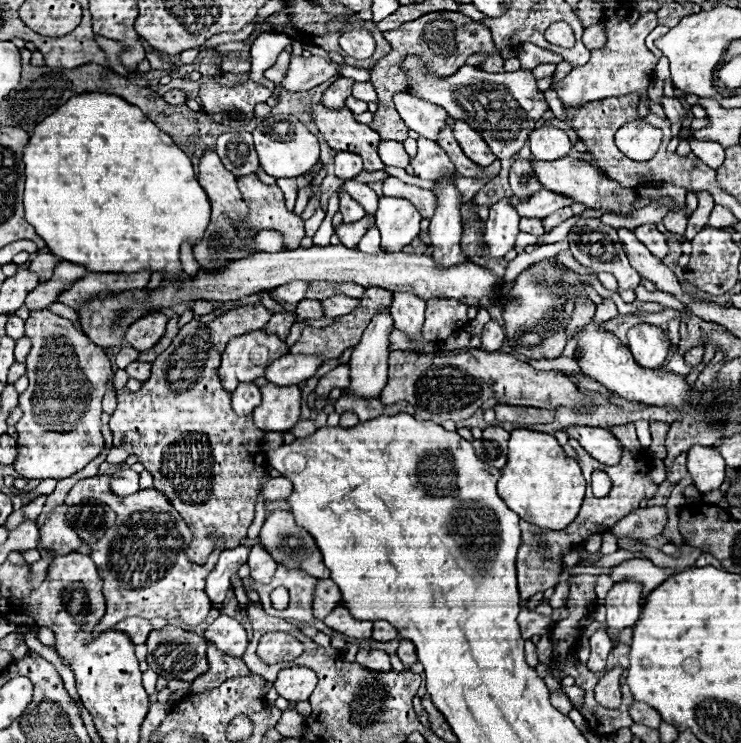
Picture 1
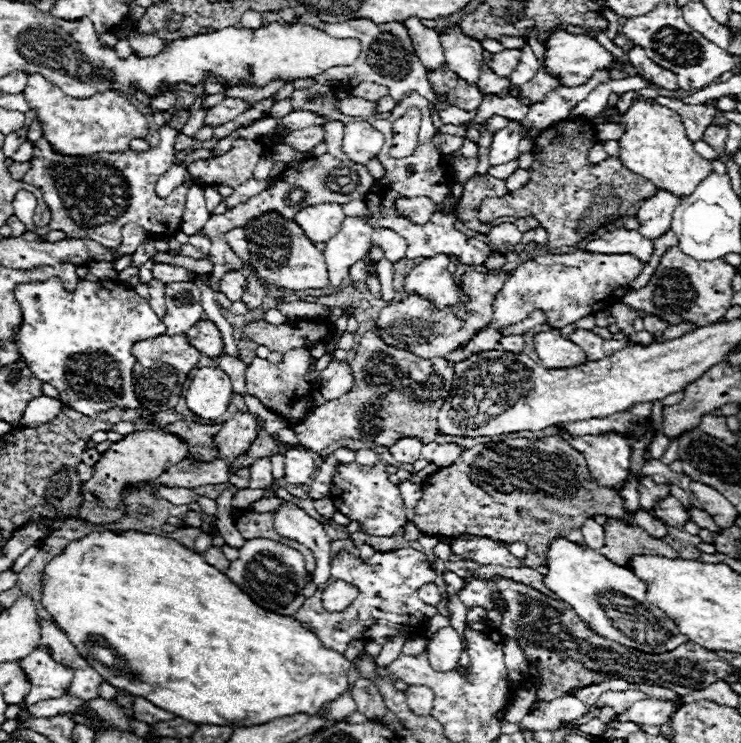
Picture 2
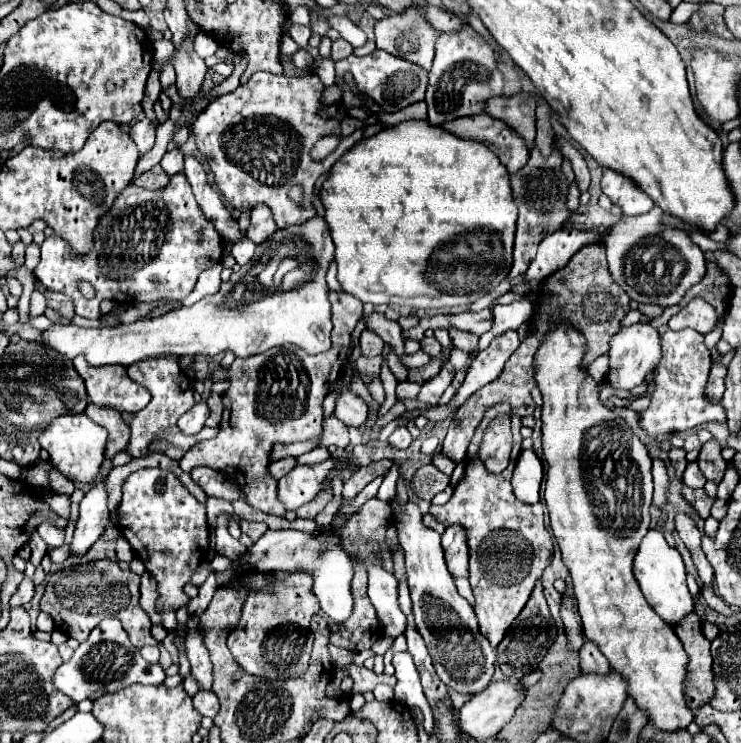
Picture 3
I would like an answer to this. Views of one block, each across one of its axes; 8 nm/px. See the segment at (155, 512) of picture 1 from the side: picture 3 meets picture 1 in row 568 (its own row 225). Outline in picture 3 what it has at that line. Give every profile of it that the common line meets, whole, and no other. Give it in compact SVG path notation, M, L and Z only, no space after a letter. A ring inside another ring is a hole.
M184 174L172 176L170 184L160 190L138 190L138 200L134 206L126 208L124 214L124 192L116 198L112 210L98 222L94 230L94 250L88 256L76 256L72 248L56 234L48 236L42 244L42 260L36 268L36 278L52 292L62 292L70 296L76 304L76 314L84 318L98 318L98 304L102 300L114 300L122 304L138 304L138 302L154 302L160 298L182 300L186 298L200 272L220 264L222 260L222 238L214 230L214 226L204 218L190 184ZM80 282L90 282L96 290L96 298L86 300L78 292Z

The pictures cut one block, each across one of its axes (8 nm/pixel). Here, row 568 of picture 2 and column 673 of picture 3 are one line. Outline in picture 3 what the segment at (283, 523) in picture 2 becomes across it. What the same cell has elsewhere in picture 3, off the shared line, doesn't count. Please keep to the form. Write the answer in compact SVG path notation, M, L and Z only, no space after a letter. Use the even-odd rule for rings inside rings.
M694 298L688 302L688 306L684 306L678 314L670 318L668 328L670 330L694 328L700 334L708 334L718 326L718 322L720 322L720 314L714 310L714 306L710 306L702 298Z

